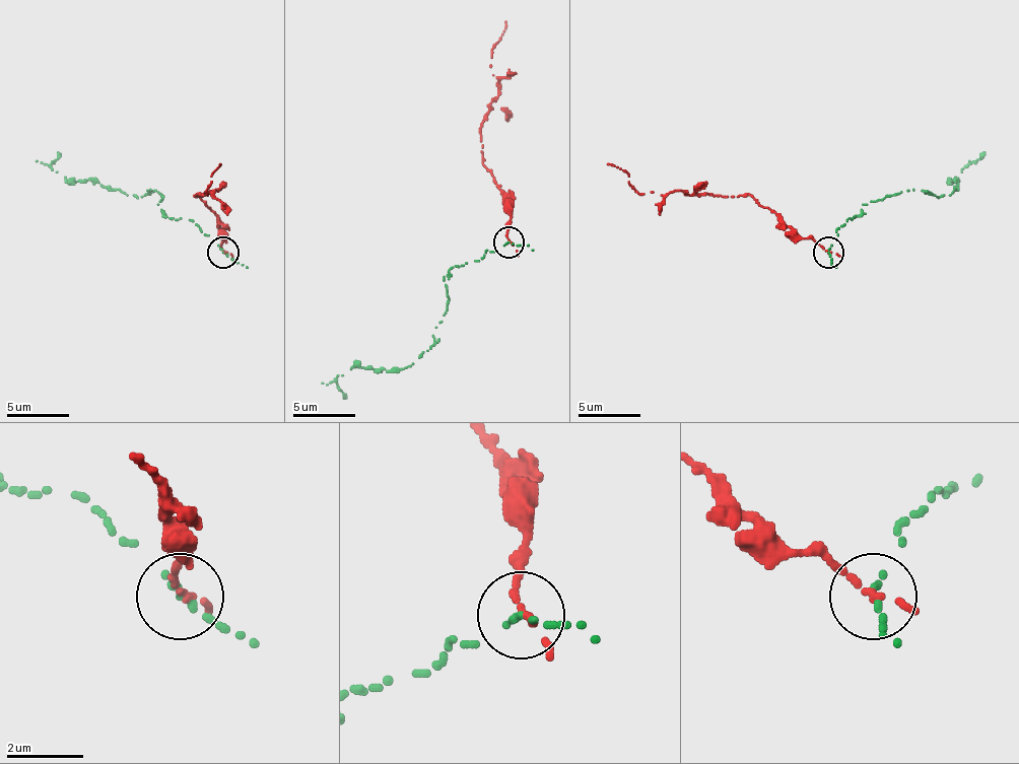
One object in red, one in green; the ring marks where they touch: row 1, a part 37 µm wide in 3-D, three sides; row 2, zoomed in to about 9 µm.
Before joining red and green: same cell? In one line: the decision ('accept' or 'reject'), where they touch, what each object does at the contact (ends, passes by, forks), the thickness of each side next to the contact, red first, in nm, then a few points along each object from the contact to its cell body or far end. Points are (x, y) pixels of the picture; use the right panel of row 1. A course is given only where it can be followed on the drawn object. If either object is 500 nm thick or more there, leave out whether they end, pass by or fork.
reject | (828, 252) | red ends | green ends | 240/170 nm | red via (829, 252), (795, 232), (752, 196), (687, 196), (680, 190), (662, 196), (640, 193), (625, 170), (606, 164) | green via (829, 252), (847, 220), (863, 205), (906, 190), (938, 196), (956, 190), (953, 181), (983, 152)

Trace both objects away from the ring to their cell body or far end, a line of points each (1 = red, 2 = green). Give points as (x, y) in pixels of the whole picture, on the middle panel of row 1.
1: (507, 242), (511, 209), (483, 165), (480, 122), (498, 94), (492, 76), (492, 54), (501, 39), (504, 20)
2: (507, 242), (443, 277), (449, 298), (427, 351), (403, 369), (353, 366), (338, 378), (347, 398)

